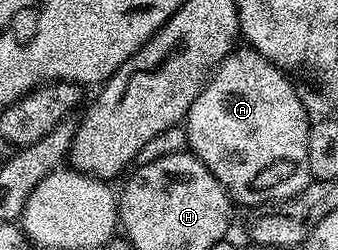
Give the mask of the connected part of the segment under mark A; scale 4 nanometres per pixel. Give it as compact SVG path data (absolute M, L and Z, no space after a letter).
M239 47L219 62L186 115L184 127L189 151L212 170L239 205L257 206L287 200L289 196L300 194L312 179L308 166L308 134L312 120L306 117L306 108L286 76L289 75L283 69L253 48Z

